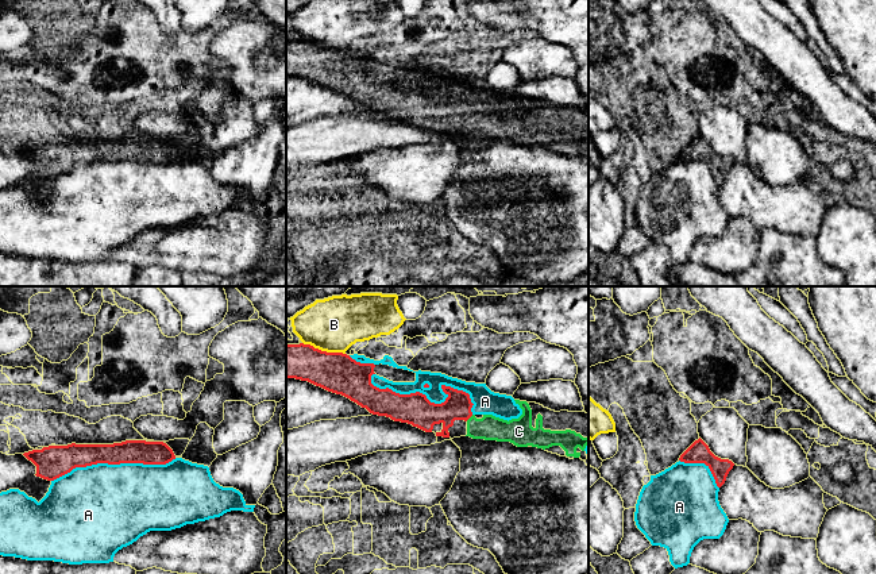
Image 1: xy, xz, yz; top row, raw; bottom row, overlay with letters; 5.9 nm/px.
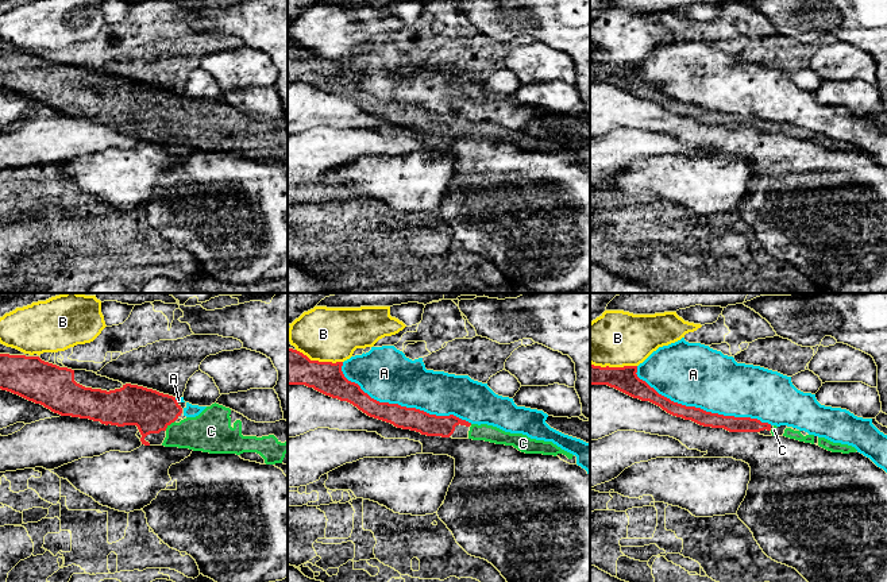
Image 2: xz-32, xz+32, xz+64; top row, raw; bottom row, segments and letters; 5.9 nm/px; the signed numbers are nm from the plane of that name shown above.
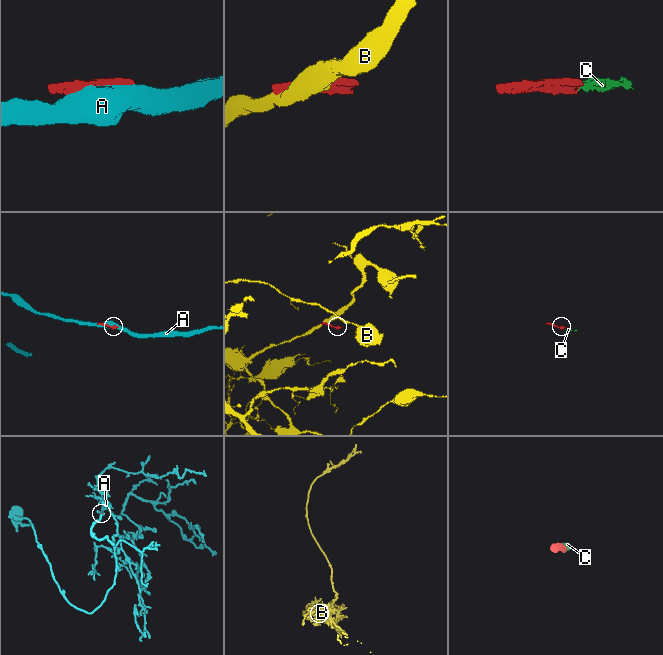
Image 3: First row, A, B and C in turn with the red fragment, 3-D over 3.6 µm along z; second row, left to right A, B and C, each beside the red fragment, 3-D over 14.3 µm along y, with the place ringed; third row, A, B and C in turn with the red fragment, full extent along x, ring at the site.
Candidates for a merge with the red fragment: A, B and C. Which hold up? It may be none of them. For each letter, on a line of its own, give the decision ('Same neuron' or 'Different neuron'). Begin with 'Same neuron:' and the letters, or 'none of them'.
Same neuron: C
A: Different neuron
B: Different neuron
C: Same neuron

